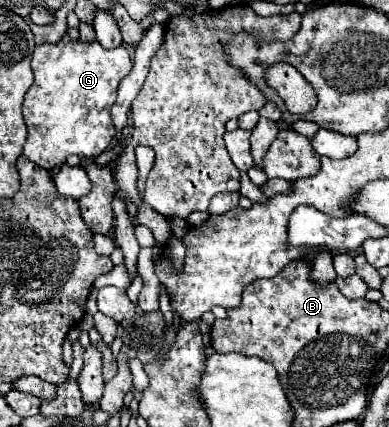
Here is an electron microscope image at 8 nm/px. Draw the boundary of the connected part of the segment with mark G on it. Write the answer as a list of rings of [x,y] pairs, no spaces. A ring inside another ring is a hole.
[[[65,35],[55,45],[35,47],[31,59],[35,81],[25,93],[25,101],[23,101],[23,119],[27,123],[27,133],[29,133],[23,147],[23,155],[47,171],[61,165],[69,155],[79,155],[79,157],[101,155],[109,147],[111,139],[115,139],[117,135],[113,129],[109,109],[117,99],[117,85],[131,71],[131,65],[133,65],[131,55],[123,45],[119,49],[103,49],[97,41],[93,43],[71,41]]]

